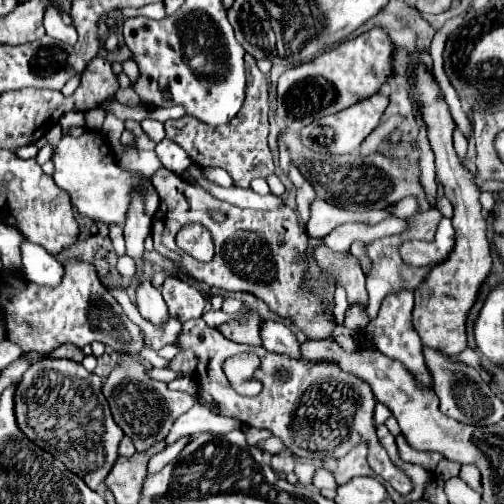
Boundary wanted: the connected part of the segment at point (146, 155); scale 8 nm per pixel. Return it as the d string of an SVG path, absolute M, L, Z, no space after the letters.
M128 149L124 153L118 153L118 165L130 171L140 171L146 177L152 177L158 167L162 167L156 151L140 151L140 149Z

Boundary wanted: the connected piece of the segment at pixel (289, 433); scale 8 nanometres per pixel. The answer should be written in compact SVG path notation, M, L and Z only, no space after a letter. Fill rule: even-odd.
M190 319L182 323L182 329L176 337L176 347L182 351L194 351L198 359L196 367L196 379L200 387L212 395L222 407L222 415L236 417L246 425L258 427L258 429L270 429L276 437L280 437L286 445L286 451L290 451L296 457L304 459L326 459L326 457L344 457L360 439L366 439L370 445L368 451L368 463L376 475L382 477L386 483L390 483L398 493L410 493L412 481L406 479L406 473L398 469L382 443L376 437L374 421L372 421L372 409L374 409L374 393L370 387L360 381L358 377L340 371L336 365L330 363L314 363L308 359L290 359L286 355L270 353L262 347L250 347L234 343L222 333L218 333L216 327L210 327L204 323L204 319ZM198 335L202 339L198 341ZM248 351L256 353L261 361L261 366L255 373L255 379L263 385L260 395L256 397L242 397L238 395L224 371L222 363L229 357ZM286 371L288 377L282 379L278 373Z

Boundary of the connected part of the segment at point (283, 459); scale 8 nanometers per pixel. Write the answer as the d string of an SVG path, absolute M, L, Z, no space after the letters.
M272 455L272 461L270 461L272 469L280 475L288 475L292 469L294 469L294 457L292 455Z

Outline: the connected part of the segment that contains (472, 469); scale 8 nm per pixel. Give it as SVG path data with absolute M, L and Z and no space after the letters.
M474 464L462 465L459 477L474 490L481 486L481 473Z

